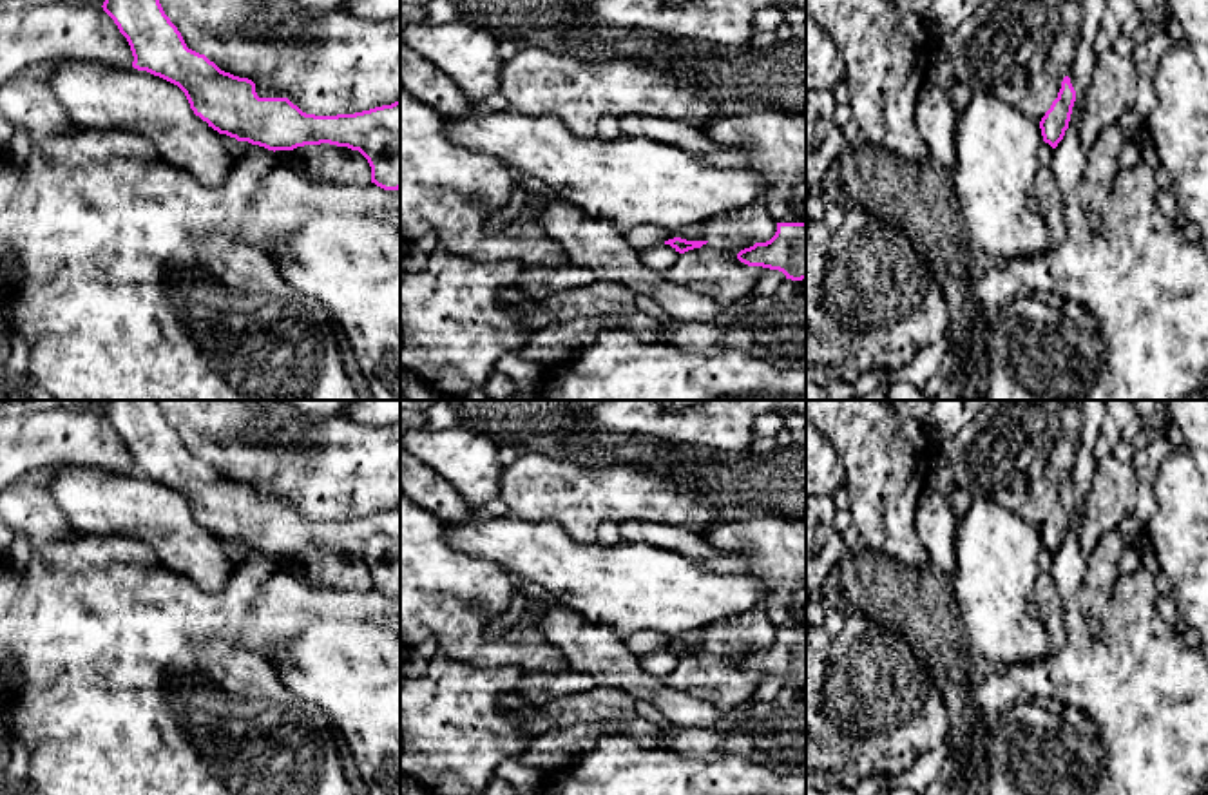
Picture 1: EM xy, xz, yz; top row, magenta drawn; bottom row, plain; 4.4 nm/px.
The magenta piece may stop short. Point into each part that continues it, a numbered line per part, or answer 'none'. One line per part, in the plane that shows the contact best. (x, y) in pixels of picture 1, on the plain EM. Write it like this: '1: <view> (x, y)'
none

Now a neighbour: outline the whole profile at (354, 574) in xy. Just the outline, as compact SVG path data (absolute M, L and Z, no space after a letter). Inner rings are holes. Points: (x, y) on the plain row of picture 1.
M330 549L304 551L292 556L292 563L310 583L324 589L366 592L371 589L368 565L348 552Z

